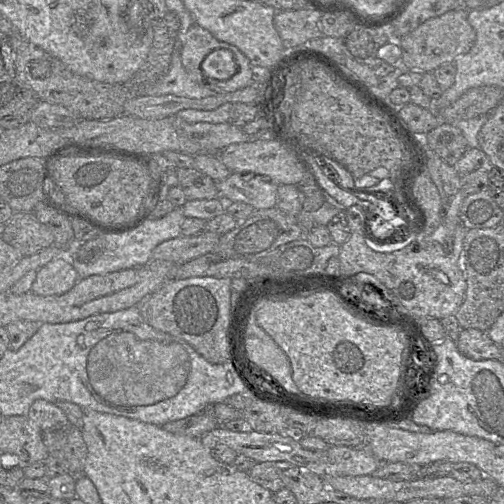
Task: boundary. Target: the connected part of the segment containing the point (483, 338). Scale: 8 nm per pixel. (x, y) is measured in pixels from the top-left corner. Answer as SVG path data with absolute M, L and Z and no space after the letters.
M475 328L462 329L456 346L462 355L472 360L501 360L502 348L487 332Z

